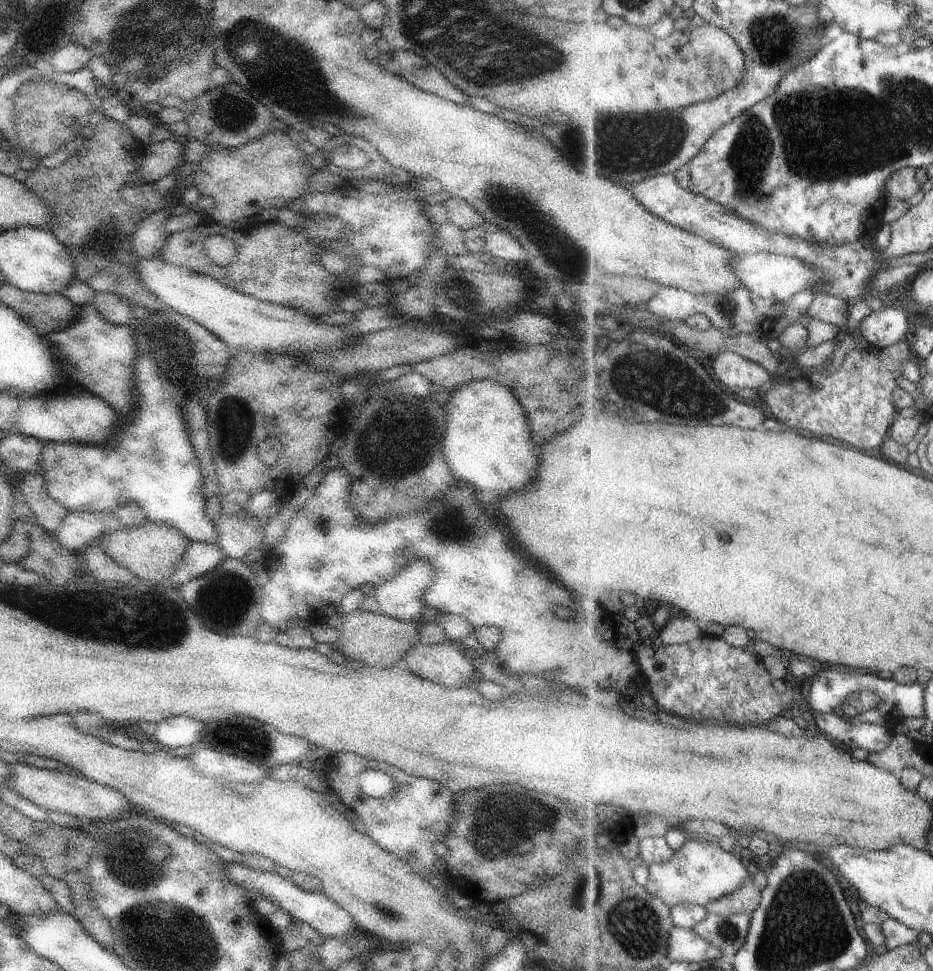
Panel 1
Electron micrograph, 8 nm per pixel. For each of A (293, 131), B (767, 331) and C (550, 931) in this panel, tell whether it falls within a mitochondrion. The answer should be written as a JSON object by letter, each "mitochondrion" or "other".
{"A":"other","B":"other","C":"other"}

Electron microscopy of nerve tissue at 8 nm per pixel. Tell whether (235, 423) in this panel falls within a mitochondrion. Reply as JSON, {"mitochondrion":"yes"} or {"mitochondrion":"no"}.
{"mitochondrion":"yes"}

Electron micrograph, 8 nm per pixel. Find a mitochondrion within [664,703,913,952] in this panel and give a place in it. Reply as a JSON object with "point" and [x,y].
{"point":[726,931]}

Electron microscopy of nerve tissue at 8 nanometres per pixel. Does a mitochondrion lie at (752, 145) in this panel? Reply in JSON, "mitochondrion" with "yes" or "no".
{"mitochondrion":"yes"}

